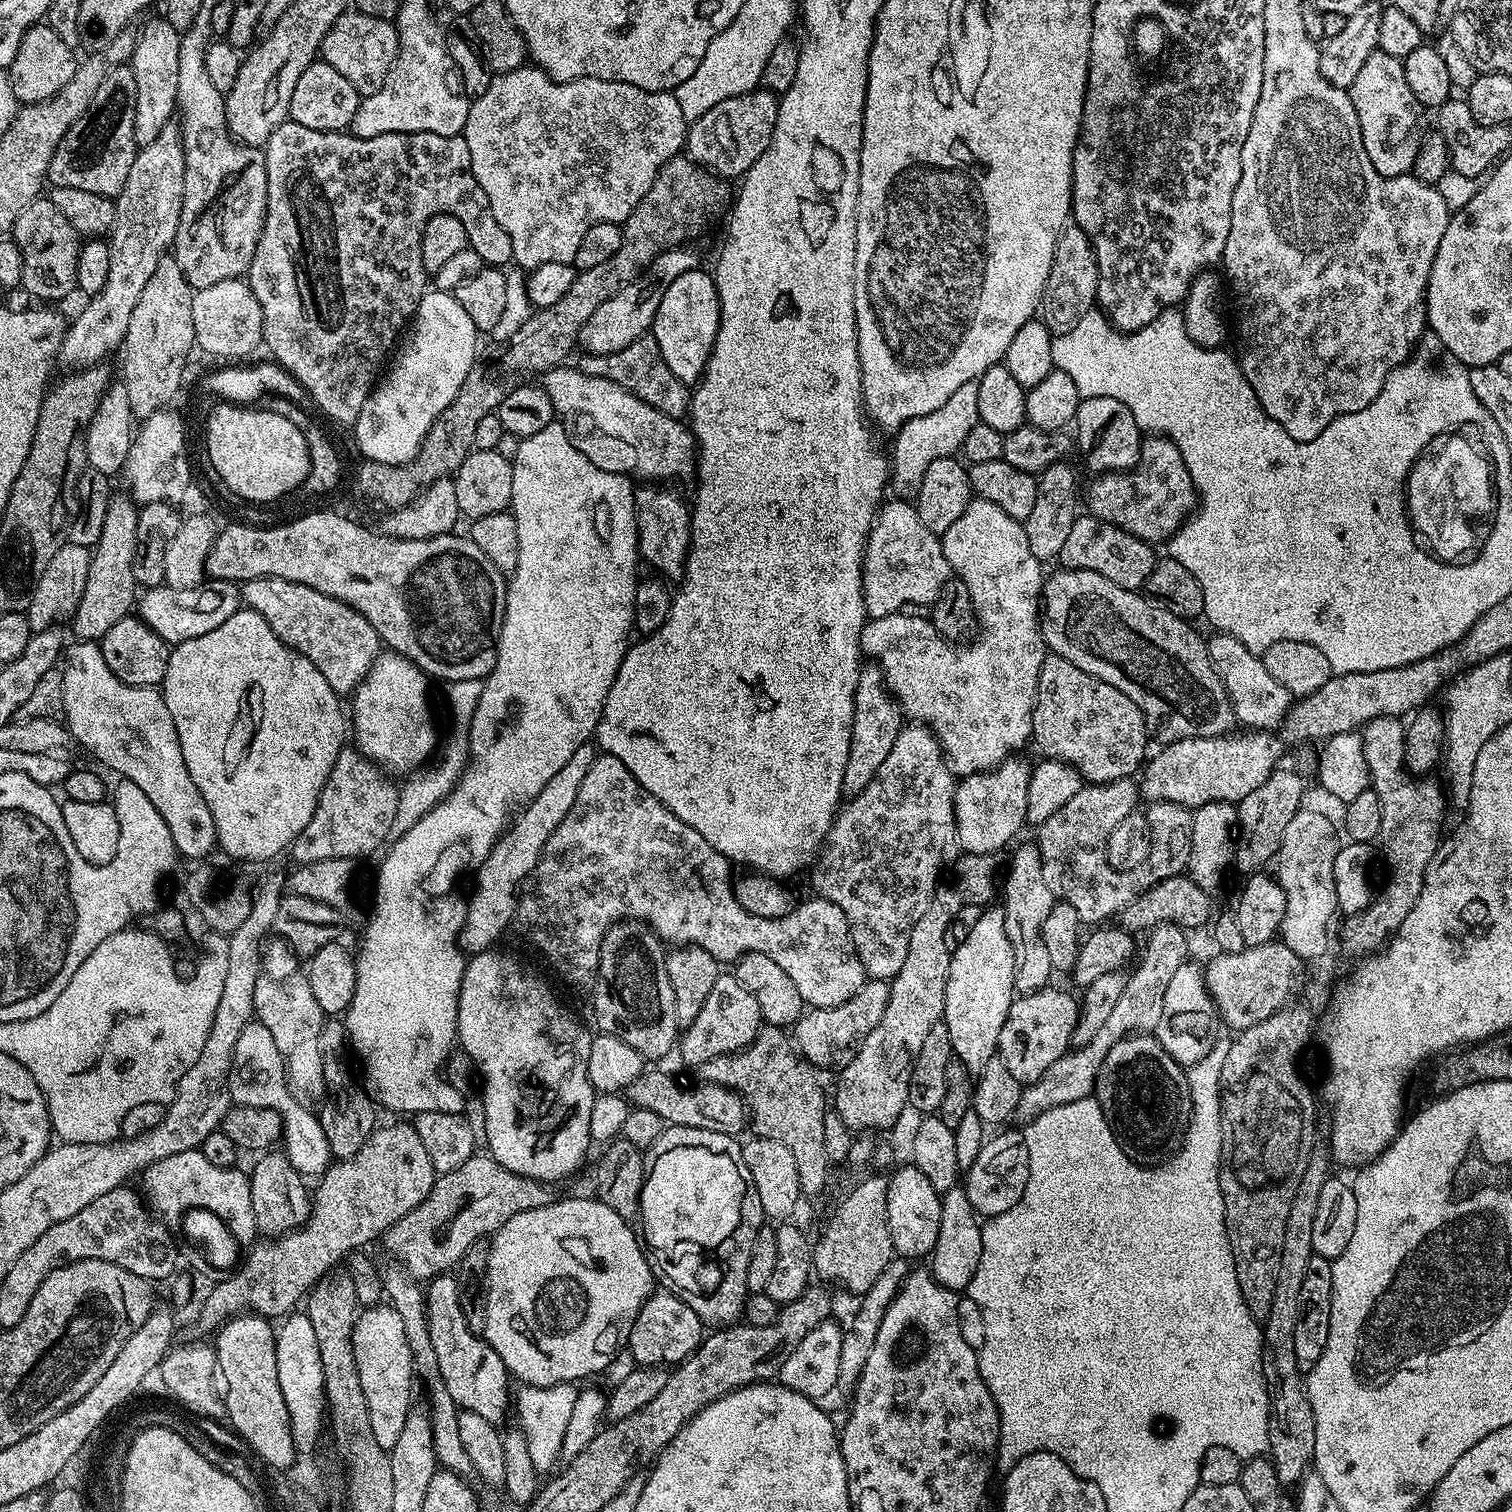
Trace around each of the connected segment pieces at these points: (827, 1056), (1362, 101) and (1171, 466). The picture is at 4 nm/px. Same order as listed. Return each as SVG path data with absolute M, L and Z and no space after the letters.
M869 979L850 1002L842 1002L842 1006L829 1008L812 1008L794 1025L794 1043L801 1056L817 1069L845 1068L856 1057L861 1042L882 1022L882 1014L886 1014L886 1002L890 998L890 984L886 980Z
M1374 51L1362 65L1358 78L1347 88L1347 94L1354 102L1354 114L1358 114L1361 122L1368 120L1392 120L1392 140L1365 139L1366 154L1370 162L1374 162L1374 170L1383 176L1407 176L1414 166L1414 158L1418 158L1418 150L1426 135L1422 109L1416 103L1414 94L1410 94L1410 86L1406 83L1406 70L1403 59L1394 54Z
M1152 434L1140 445L1140 461L1127 472L1097 475L1088 488L1087 511L1102 522L1110 522L1146 543L1156 546L1171 540L1176 529L1198 503L1196 487L1184 471L1178 446L1166 436Z

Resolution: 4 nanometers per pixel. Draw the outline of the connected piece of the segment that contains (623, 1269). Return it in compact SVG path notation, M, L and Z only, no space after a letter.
M558 1198L553 1204L547 1204L541 1208L531 1208L522 1214L514 1214L514 1218L510 1218L510 1222L502 1225L491 1237L492 1245L488 1251L488 1271L486 1273L488 1284L486 1280L486 1307L482 1335L490 1347L496 1351L498 1358L502 1358L509 1373L515 1379L517 1376L521 1380L519 1382L521 1385L570 1384L581 1382L580 1380L594 1375L595 1372L603 1373L611 1366L621 1349L627 1345L628 1335L634 1326L634 1318L638 1318L638 1312L642 1310L642 1306L654 1291L654 1285L652 1285L654 1268L645 1252L640 1248L640 1243L636 1241L633 1225L618 1214L614 1214L614 1210L610 1210L610 1206L603 1204L599 1198L591 1199L564 1200L564 1198Z

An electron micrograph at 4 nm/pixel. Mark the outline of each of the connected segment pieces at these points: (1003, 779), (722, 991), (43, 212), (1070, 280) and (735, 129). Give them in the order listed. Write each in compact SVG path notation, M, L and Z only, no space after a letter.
M1009 758L1000 765L999 768L993 768L991 772L975 772L969 776L963 777L956 786L956 826L960 833L960 848L970 854L997 854L1003 853L1003 848L1015 838L1020 832L1020 827L1025 827L1028 815L1026 814L1026 804L1030 798L1030 780L1032 778L1032 764L1029 761L1016 760L1020 758Z
M722 974L718 982L710 990L706 1002L702 1002L702 1010L698 1010L698 1018L690 1027L683 1029L678 1040L678 1053L689 1066L706 1062L715 1056L738 1052L760 1033L762 1017L758 998L734 974Z
M38 198L18 214L10 233L22 254L22 278L20 284L40 302L64 300L71 292L77 291L76 275L78 274L78 254L82 237L80 233L66 222L62 210L54 206L51 198Z
M1074 222L1065 224L1058 234L1058 246L1054 246L1054 262L1050 266L1050 278L1046 278L1046 290L1042 301L1044 325L1053 334L1074 330L1074 326L1078 326L1078 322L1082 322L1082 318L1086 318L1086 314L1093 311L1094 305L1097 303L1096 291L1099 281L1100 275L1096 265L1096 254L1092 249L1092 239Z
M763 86L754 92L726 98L726 102L718 102L718 106L706 110L702 118L689 123L686 137L688 159L721 178L743 177L770 146L779 105L777 93L769 92Z

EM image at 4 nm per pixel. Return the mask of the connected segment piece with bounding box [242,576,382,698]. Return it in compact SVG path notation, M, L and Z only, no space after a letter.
M273 576L246 580L242 584L242 600L270 622L270 630L278 634L283 644L310 658L310 662L318 666L322 678L330 682L341 698L356 691L382 651L380 635L362 613L354 610L351 604L330 598L305 584Z

